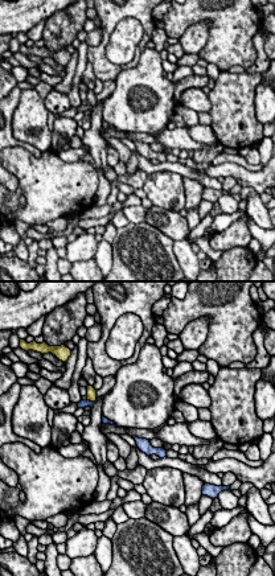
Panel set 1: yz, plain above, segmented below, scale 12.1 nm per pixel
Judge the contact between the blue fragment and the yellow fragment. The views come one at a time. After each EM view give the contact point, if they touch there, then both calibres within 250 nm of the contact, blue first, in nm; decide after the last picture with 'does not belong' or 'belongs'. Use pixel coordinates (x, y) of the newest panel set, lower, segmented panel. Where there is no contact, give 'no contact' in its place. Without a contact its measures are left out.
meets blue at (91, 402); 100 nm thick on the blue side, 130 nm on the other

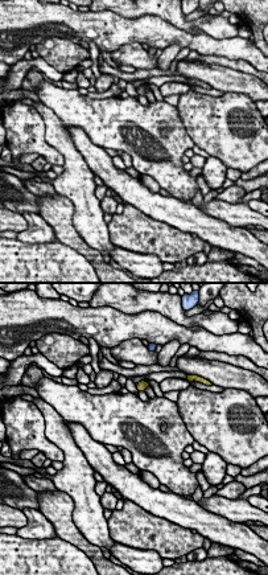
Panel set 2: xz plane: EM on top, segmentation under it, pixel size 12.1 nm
meets blue at (137, 383); 30 nm thick on the blue side, 120 nm on the other

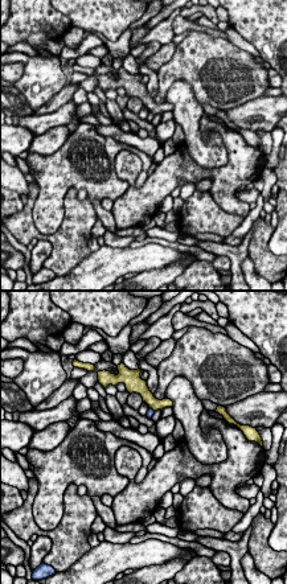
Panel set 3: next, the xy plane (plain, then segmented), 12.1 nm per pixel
meets blue at (152, 410); 90 nm thick on the blue side, 140 nm on the other

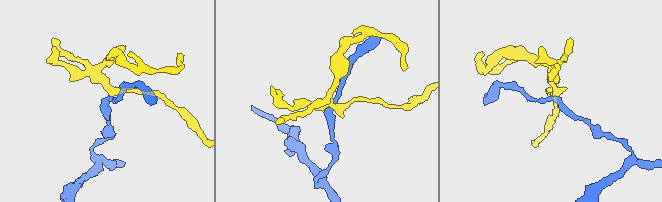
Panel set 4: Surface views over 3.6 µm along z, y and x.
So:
does not belong

